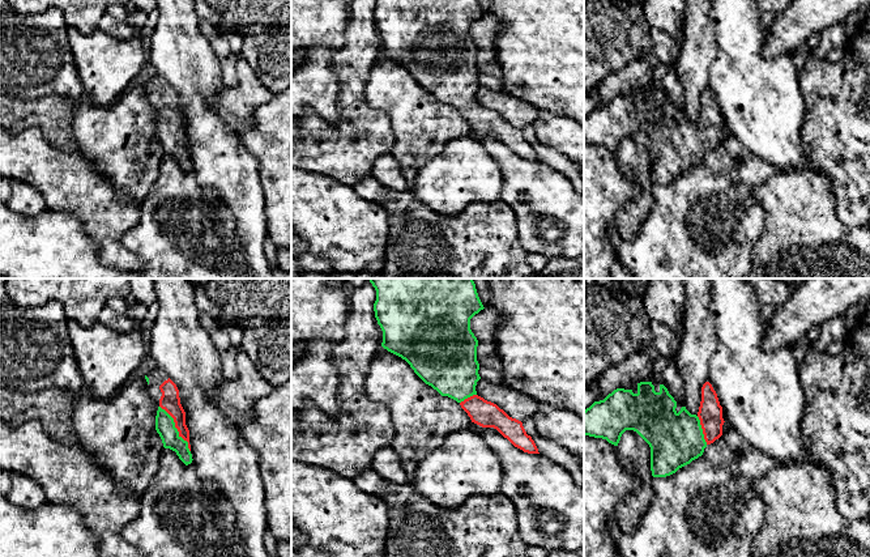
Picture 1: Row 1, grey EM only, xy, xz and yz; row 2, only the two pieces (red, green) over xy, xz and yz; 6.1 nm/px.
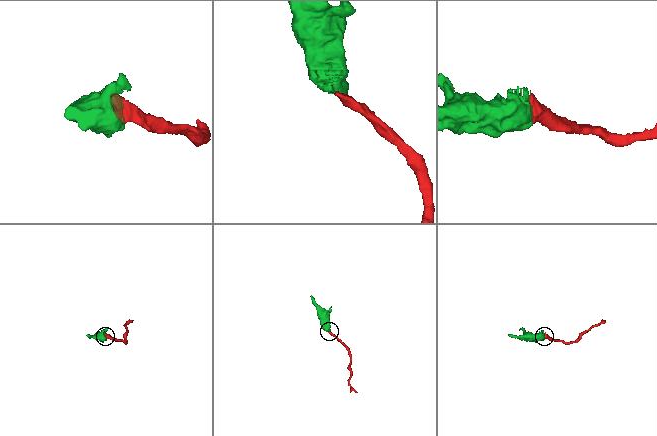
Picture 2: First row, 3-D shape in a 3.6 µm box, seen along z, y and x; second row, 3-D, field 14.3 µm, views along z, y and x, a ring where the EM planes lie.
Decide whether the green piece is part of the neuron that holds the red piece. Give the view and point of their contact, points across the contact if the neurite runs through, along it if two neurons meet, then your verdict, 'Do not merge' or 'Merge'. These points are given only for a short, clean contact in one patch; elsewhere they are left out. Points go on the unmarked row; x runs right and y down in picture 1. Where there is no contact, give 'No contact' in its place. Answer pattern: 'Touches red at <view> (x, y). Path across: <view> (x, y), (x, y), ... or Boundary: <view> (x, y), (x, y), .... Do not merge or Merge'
Touches red at xy (177, 135). Path across: xy (170, 109), (170, 123), (177, 135), (165, 132). Merge

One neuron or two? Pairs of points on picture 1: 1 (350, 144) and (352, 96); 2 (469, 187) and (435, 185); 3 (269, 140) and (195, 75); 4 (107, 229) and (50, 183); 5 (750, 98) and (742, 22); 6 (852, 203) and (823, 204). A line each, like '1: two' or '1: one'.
1: one
2: one
3: two
4: one
5: one
6: two

